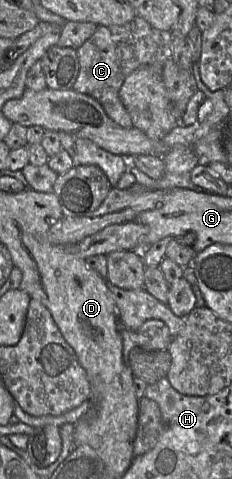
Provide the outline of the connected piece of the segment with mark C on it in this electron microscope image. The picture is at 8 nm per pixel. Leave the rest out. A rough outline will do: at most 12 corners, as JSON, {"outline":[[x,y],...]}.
{"outline":[[136,16],[78,49],[73,90],[131,128],[119,90],[172,58],[171,31]]}

